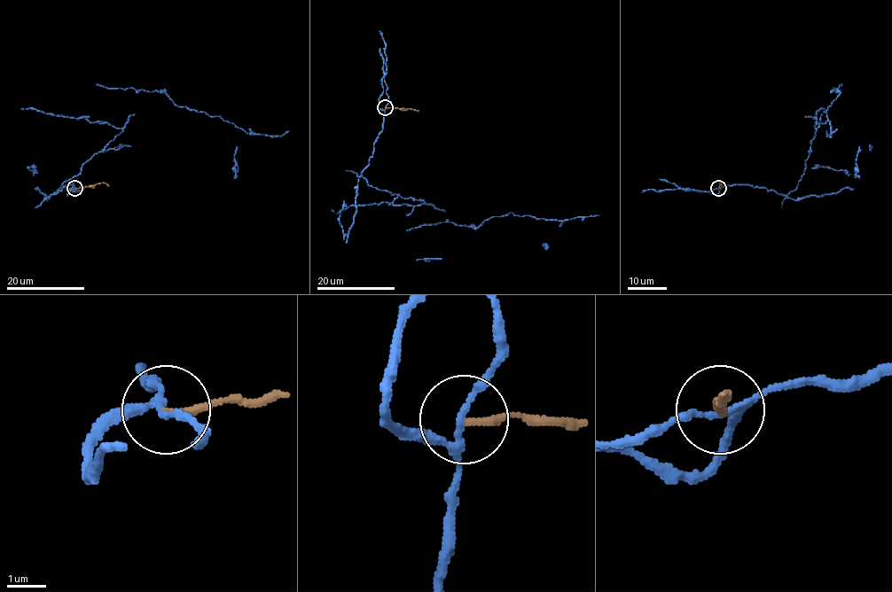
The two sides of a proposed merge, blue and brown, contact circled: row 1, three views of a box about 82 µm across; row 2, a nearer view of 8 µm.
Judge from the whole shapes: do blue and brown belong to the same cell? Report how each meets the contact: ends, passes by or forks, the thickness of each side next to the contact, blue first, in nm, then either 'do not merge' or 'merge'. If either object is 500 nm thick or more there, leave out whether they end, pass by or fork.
blue forks there; brown ends there; 130 nm thick on the blue side, 190 nm on the other; do not merge

